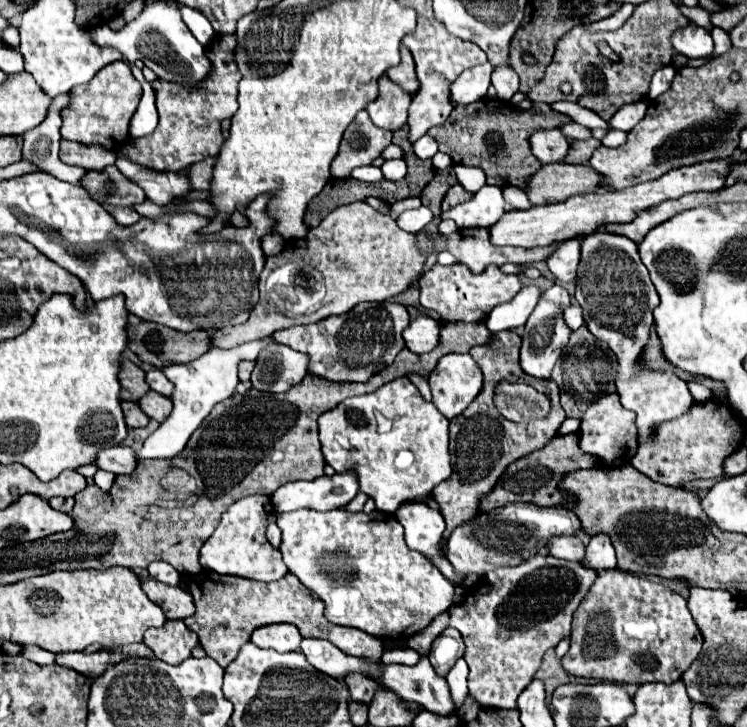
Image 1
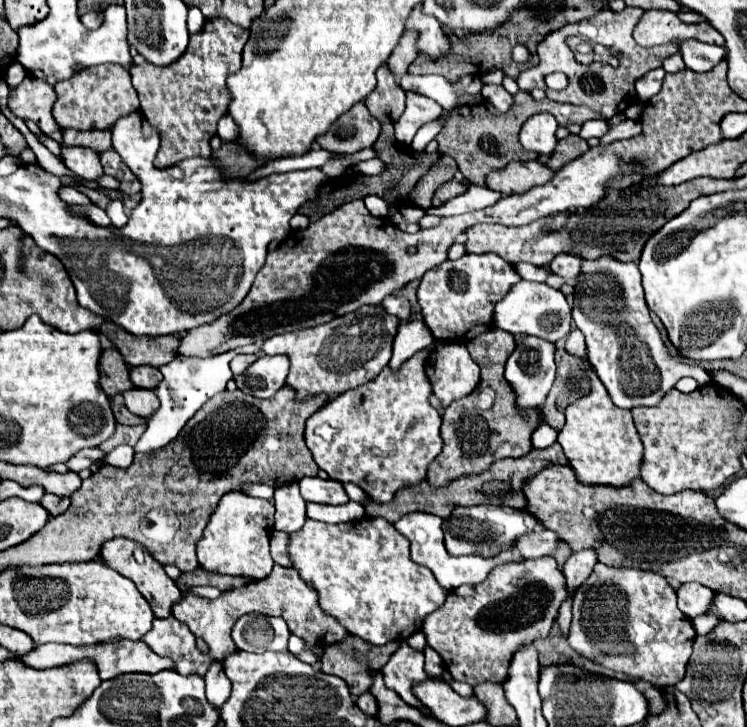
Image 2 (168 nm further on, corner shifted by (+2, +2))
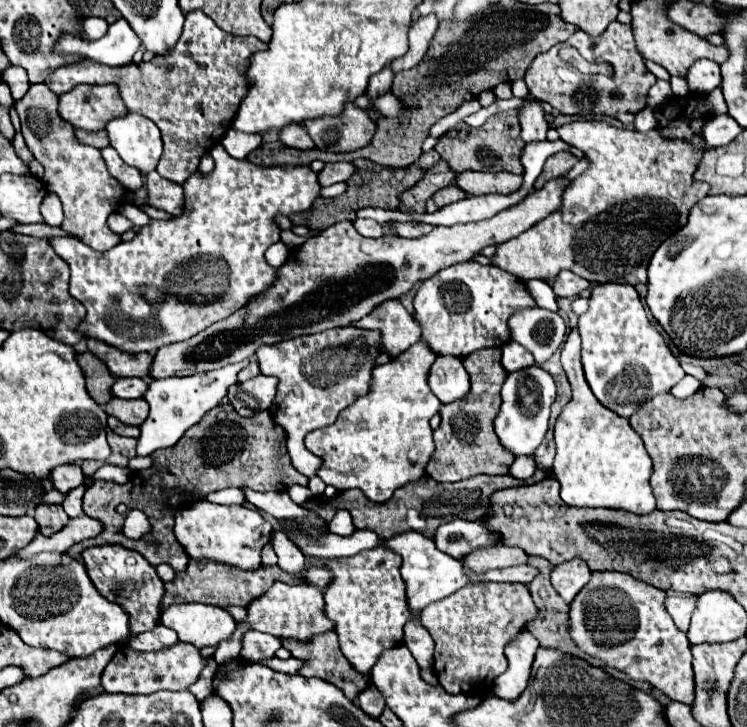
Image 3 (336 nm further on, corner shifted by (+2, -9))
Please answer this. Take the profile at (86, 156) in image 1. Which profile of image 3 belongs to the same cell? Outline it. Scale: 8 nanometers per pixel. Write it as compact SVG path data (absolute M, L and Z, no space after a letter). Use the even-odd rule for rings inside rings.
M106 129L104 131L76 131L76 137L80 143L84 145L92 145L96 149L104 149L108 147L108 135L106 135Z

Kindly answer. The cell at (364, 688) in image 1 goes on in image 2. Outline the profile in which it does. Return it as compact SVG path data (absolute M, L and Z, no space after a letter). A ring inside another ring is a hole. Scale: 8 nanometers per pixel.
M348 636L348 640L344 640L342 644L326 646L322 658L322 672L342 678L348 684L352 696L360 696L368 692L372 684L372 678L366 670L380 670L398 646L400 642L396 640L384 646L374 646L366 644L366 640L358 636Z

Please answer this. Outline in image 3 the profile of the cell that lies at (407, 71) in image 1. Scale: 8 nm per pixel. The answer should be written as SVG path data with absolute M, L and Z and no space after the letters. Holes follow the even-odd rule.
M426 15L426 17L416 17L414 19L414 23L410 27L410 49L408 49L408 53L390 63L390 69L394 73L412 69L422 61L422 57L428 51L430 41L432 41L432 37L438 29L438 23L440 23L440 19L436 15Z

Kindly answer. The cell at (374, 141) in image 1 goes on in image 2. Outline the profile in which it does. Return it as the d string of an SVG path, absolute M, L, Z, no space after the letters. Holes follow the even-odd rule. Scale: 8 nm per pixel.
M356 104L350 112L342 114L330 132L318 136L318 144L336 154L356 154L364 148L372 148L380 136L382 124L368 112L366 104Z

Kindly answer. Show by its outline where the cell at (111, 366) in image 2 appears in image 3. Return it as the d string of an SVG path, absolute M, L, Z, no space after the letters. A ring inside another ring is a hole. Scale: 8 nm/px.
M84 351L80 355L76 355L78 365L84 371L86 377L86 391L90 393L90 397L98 403L98 405L106 405L110 401L110 387L114 383L114 377L110 375L110 371L104 367L104 363L90 355L90 351Z

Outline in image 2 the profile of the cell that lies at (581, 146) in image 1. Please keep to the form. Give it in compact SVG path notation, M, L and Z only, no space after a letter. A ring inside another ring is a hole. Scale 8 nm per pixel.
M570 134L568 138L564 138L564 140L558 142L558 146L556 146L556 150L552 152L552 158L548 160L546 166L550 166L552 170L558 170L558 168L562 168L562 164L568 164L568 162L560 162L560 160L576 160L576 158L582 156L588 148L590 148L590 146L588 146L588 142L586 142L584 138Z

